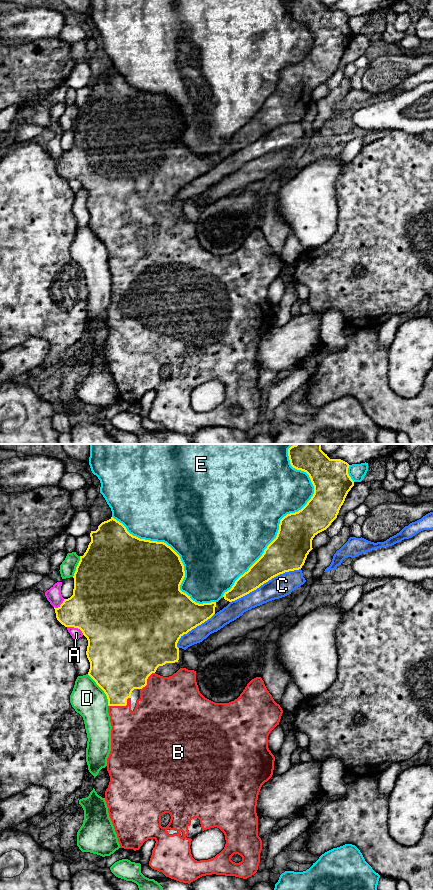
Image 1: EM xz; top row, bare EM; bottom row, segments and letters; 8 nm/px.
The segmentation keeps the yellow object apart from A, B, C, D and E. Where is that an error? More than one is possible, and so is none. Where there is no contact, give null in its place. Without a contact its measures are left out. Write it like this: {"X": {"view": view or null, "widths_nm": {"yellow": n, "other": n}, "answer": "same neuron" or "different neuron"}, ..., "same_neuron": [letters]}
{"A": {"view": "xz", "widths_nm": {"yellow": 480, "other": 90}, "answer": "different neuron"}, "B": {"view": "xz", "widths_nm": {"yellow": 360, "other": 360}, "answer": "same neuron"}, "C": {"view": "xz", "widths_nm": {"yellow": 260, "other": 180}, "answer": "different neuron"}, "D": {"view": "xz", "widths_nm": {"yellow": 480, "other": 280}, "answer": "different neuron"}, "E": {"view": "xz", "widths_nm": {"yellow": 300, "other": 480}, "answer": "different neuron"}, "same_neuron": ["B"]}

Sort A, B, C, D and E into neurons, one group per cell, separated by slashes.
A / B / C / D / E

